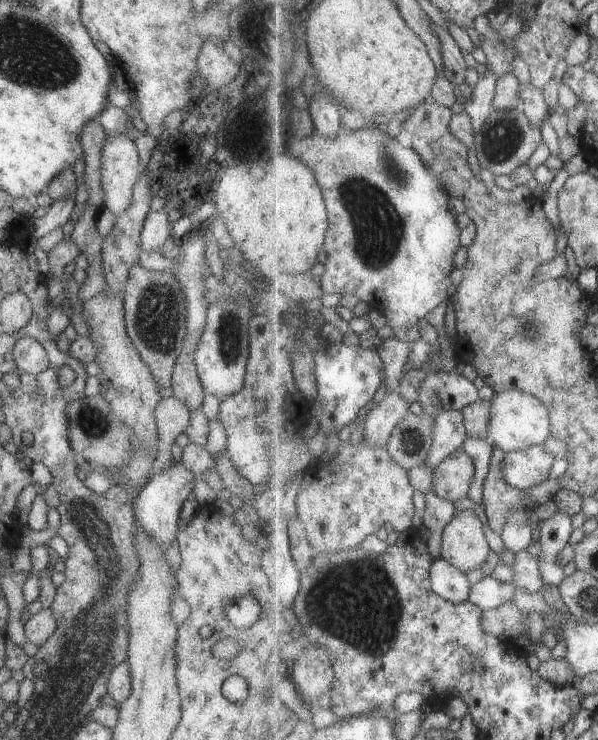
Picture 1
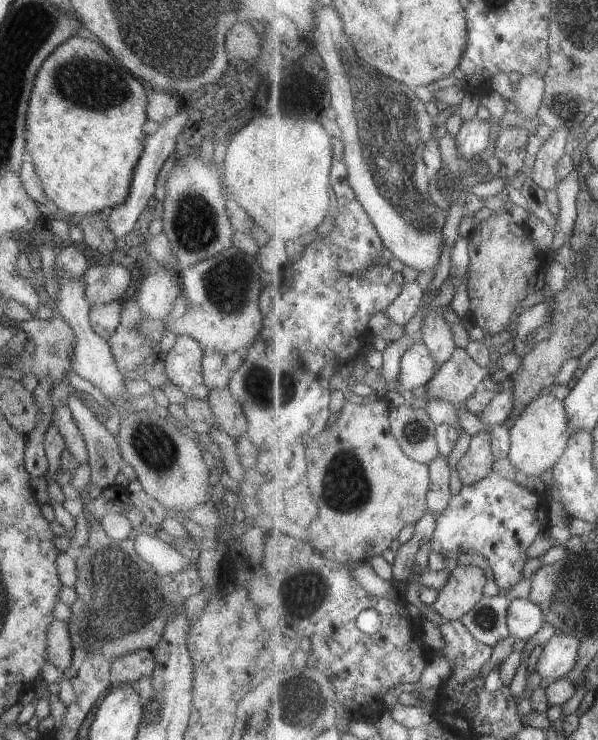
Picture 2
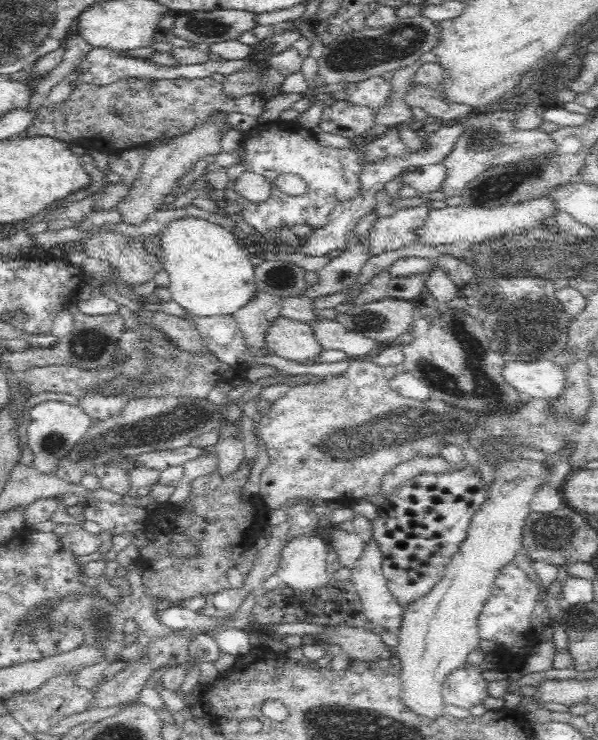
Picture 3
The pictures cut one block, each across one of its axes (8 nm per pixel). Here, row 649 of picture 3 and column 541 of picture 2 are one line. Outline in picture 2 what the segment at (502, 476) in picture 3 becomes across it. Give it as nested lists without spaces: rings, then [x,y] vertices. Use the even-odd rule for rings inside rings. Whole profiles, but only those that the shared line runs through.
[[[543,394],[527,405],[516,423],[509,429],[508,458],[527,476],[541,476],[549,468],[555,468],[555,464],[570,444],[571,435],[565,400],[559,400],[557,396],[551,394]]]

